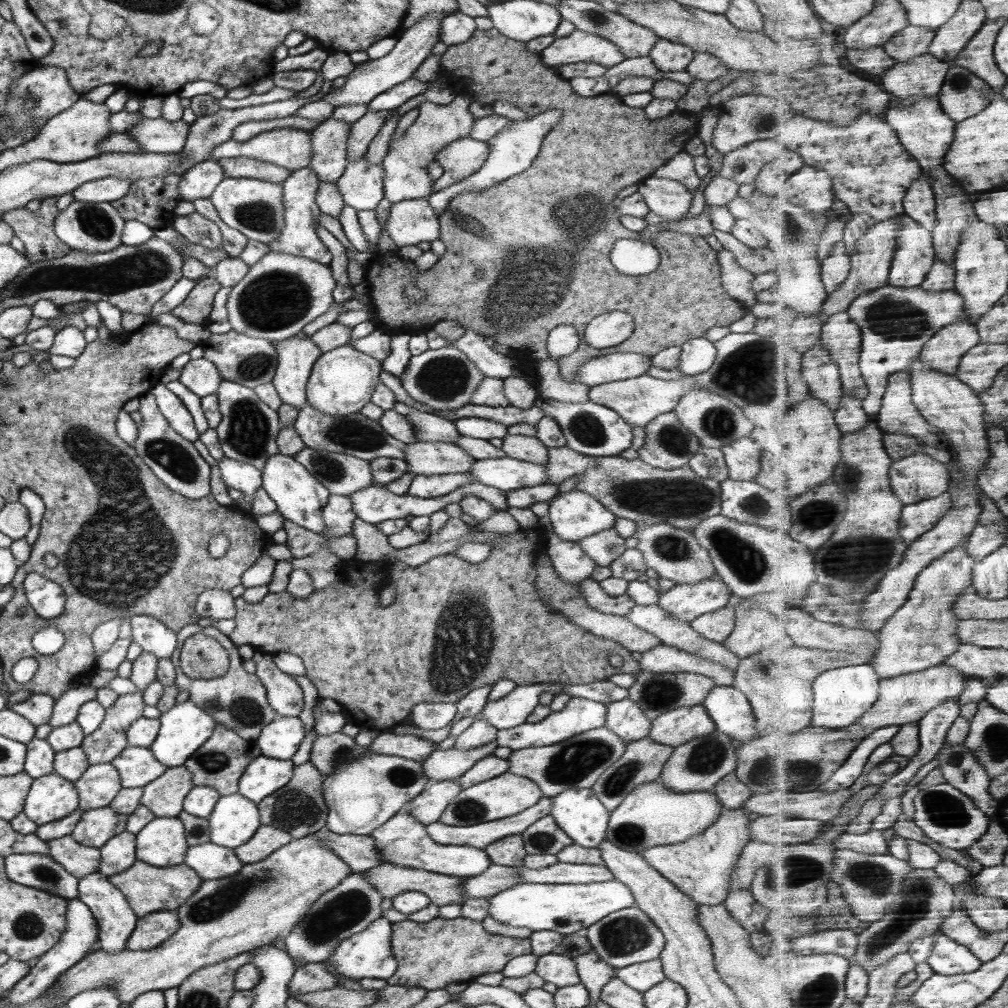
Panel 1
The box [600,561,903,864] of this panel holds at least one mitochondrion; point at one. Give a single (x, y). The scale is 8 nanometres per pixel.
(759, 773)

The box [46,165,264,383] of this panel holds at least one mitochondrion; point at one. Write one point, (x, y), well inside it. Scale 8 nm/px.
(98, 224)

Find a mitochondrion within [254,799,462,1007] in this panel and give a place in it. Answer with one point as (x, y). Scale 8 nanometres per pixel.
(338, 914)

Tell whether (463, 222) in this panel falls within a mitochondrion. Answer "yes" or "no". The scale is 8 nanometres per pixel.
yes

